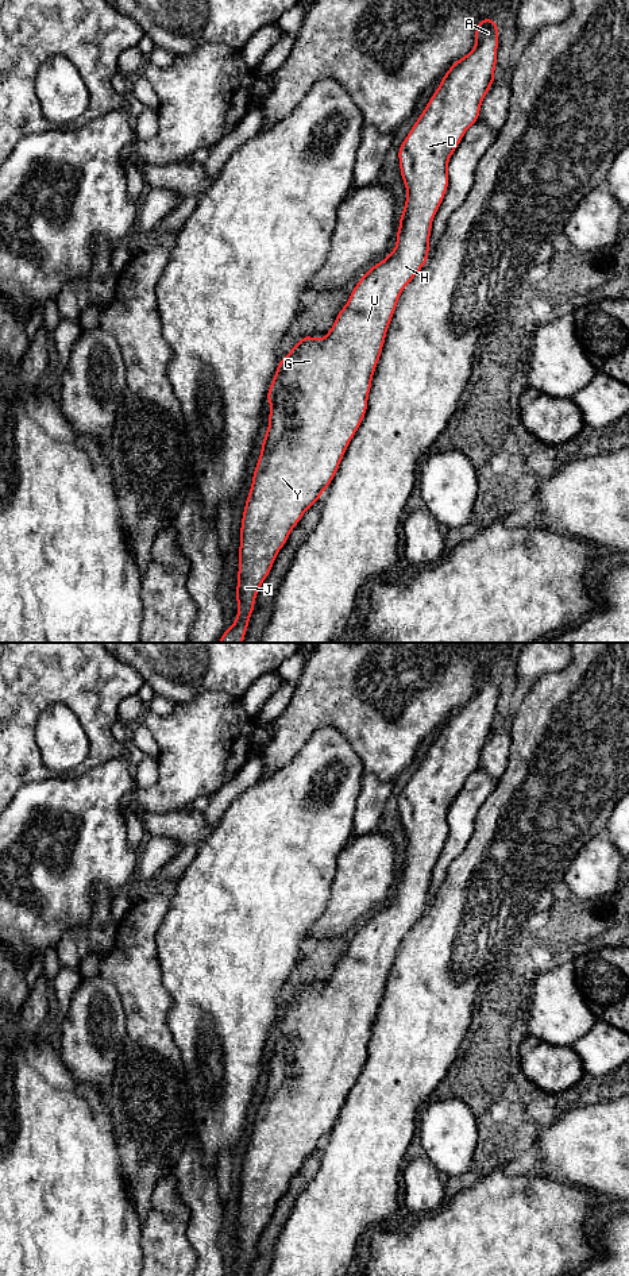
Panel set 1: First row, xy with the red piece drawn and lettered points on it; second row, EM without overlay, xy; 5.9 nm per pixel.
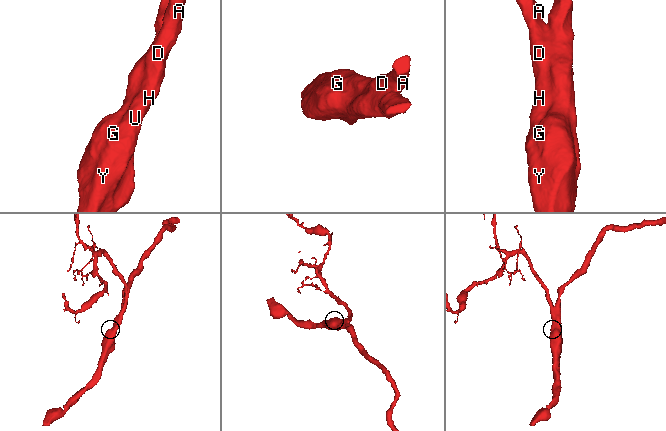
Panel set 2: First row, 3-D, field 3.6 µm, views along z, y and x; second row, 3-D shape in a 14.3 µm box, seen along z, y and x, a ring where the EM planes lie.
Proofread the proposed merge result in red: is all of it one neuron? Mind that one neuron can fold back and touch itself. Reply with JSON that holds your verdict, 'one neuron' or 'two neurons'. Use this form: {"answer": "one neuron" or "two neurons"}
{"answer": "one neuron"}

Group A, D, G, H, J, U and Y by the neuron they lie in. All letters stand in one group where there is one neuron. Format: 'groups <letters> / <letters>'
groups A D G H J U Y

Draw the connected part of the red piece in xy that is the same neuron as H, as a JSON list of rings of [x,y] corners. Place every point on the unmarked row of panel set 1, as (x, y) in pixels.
[[[483,666],[474,683],[474,697],[451,713],[398,797],[406,849],[400,864],[395,897],[366,918],[323,987],[305,983],[278,1010],[266,1042],[270,1051],[269,1076],[240,1173],[236,1233],[239,1258],[235,1271],[227,1276],[248,1276],[255,1245],[279,1198],[304,1161],[331,1133],[366,1064],[371,1029],[398,947],[428,909],[432,870],[448,837],[449,806],[468,775],[479,768],[481,752],[495,728],[498,670]]]

